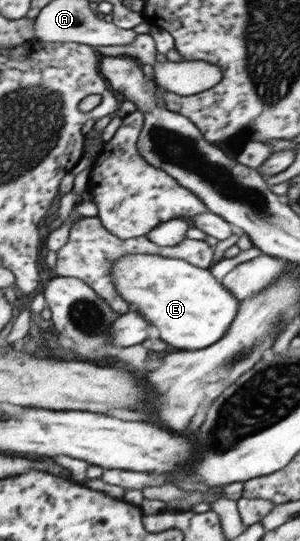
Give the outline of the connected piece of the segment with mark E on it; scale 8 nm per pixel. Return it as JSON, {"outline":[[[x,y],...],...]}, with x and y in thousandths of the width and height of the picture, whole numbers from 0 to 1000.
{"outline":[[[427,471],[370,488],[367,505],[403,549],[497,597],[530,606],[537,628],[583,643],[663,647],[717,638],[793,584],[797,553],[697,497],[597,477]]]}

